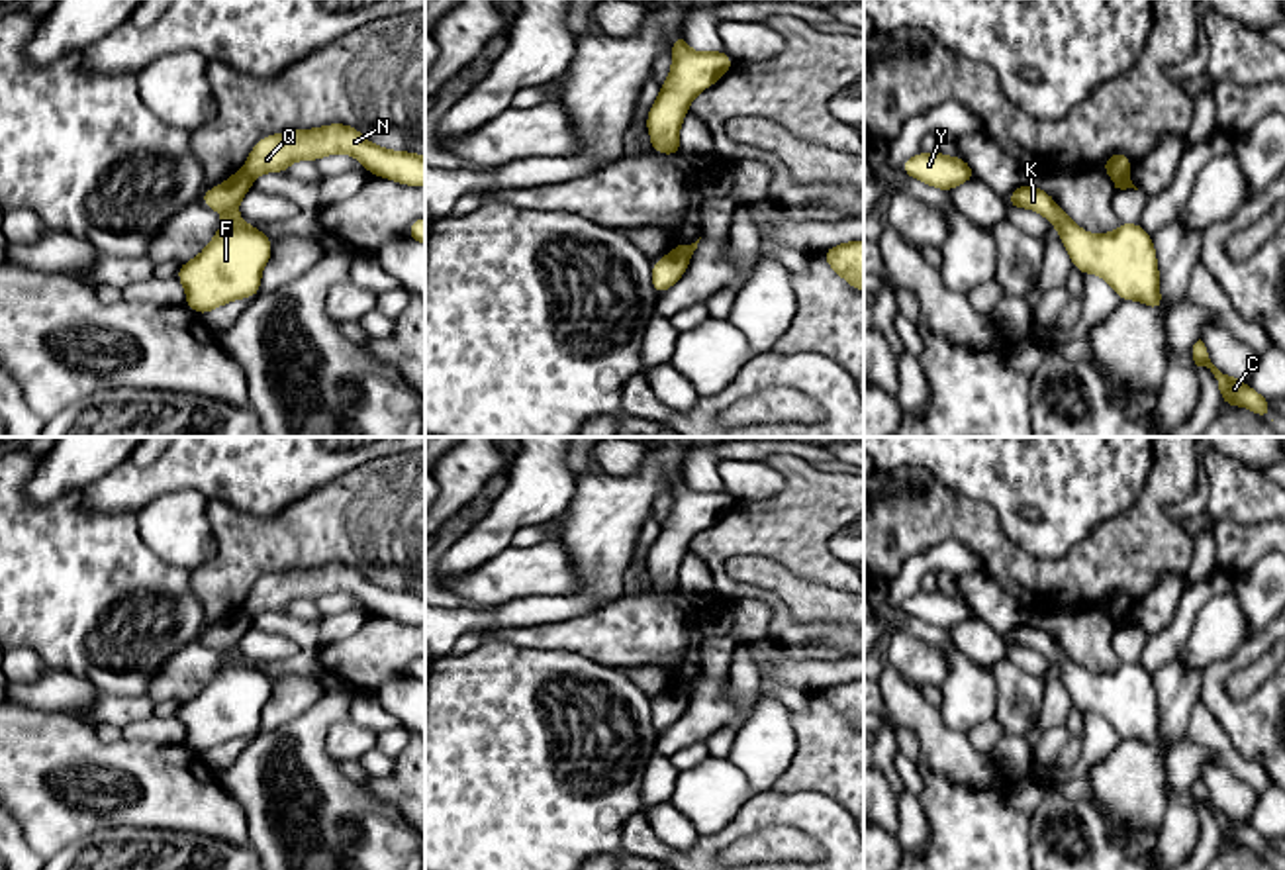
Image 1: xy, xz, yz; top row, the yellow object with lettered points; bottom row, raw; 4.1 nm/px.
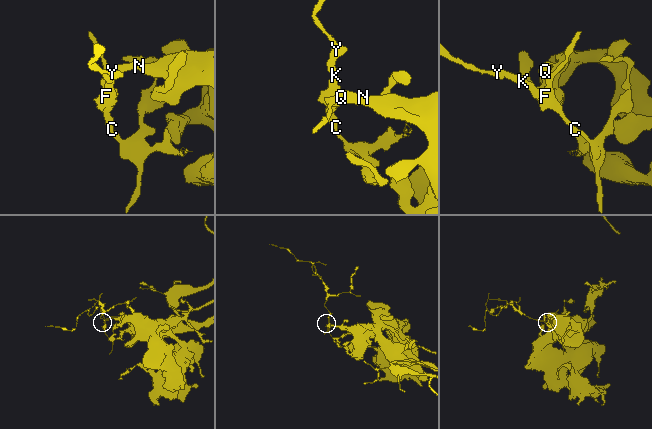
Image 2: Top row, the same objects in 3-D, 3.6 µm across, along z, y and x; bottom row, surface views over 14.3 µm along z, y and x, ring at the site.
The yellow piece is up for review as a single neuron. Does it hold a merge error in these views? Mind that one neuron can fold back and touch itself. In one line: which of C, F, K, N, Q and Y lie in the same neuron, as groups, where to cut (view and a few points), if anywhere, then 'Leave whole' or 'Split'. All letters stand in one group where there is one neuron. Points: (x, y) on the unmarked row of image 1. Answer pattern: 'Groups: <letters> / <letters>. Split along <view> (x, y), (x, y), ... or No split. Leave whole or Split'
Groups: C F K Y / N Q. Split along yz (1127, 610), (1113, 618). Split

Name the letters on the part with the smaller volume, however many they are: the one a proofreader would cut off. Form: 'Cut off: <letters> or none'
Cut off: C, F, K, Y

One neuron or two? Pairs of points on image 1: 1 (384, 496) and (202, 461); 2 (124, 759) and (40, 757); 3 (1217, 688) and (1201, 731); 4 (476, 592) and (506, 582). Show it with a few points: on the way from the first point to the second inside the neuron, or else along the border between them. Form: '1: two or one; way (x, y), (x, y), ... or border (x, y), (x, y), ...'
1: two; border (365, 463), (337, 475), (285, 508)
2: one; way (102, 759), (61, 757)
3: two; border (1201, 700), (1235, 749)
4: one; way (484, 586), (498, 582)

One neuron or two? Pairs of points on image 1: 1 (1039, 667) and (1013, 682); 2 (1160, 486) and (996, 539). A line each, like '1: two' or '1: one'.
1: two
2: one

